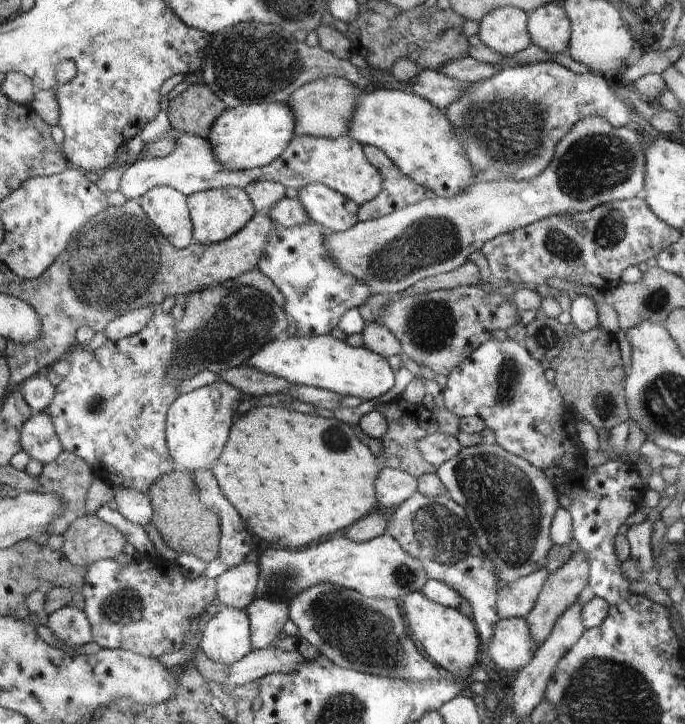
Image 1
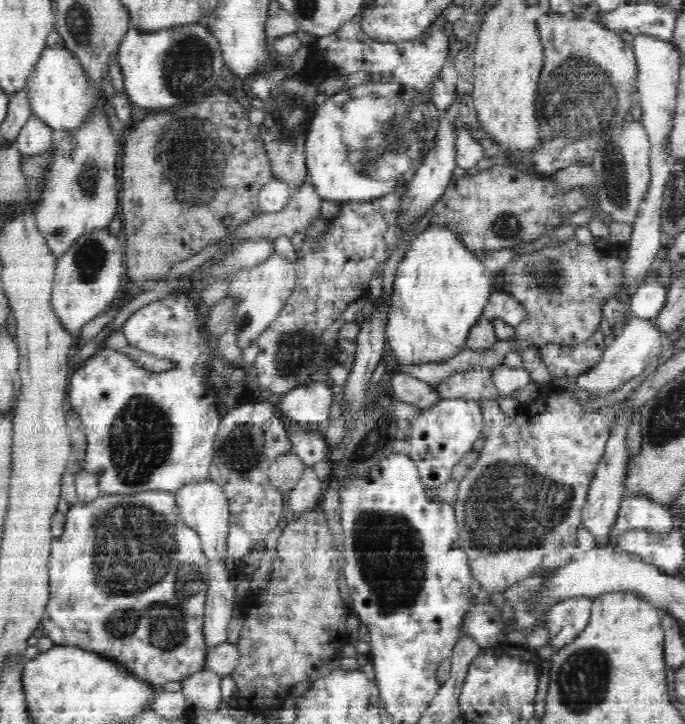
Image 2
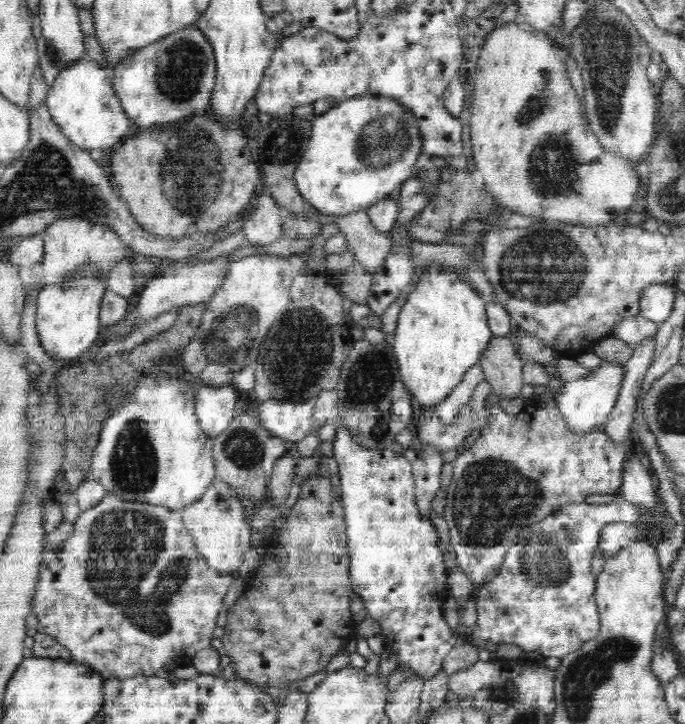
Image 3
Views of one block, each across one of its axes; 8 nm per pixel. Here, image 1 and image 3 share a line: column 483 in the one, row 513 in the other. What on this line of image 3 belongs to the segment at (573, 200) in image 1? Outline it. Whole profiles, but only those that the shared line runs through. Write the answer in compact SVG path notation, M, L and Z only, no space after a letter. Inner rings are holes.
M214 480L208 492L200 496L200 500L188 504L188 508L182 508L182 518L210 570L216 570L220 576L236 574L244 560L244 554L250 550L250 528L246 526L248 520L244 506L240 504L240 498L236 498L236 492L226 482Z

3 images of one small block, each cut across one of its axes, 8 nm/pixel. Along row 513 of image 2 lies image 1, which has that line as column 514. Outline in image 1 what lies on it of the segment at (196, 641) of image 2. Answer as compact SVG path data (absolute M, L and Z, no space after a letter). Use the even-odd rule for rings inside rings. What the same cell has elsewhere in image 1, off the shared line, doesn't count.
M541 62L541 64L525 64L517 68L505 68L497 72L493 78L473 84L459 102L453 102L447 108L447 118L455 126L455 134L463 142L467 150L467 158L475 166L477 182L493 182L493 180L529 180L535 174L543 172L547 164L551 164L551 156L555 156L555 148L583 116L599 116L611 122L615 128L623 128L629 122L629 106L619 102L613 92L607 88L605 80L599 74L585 72L573 74L557 62Z

